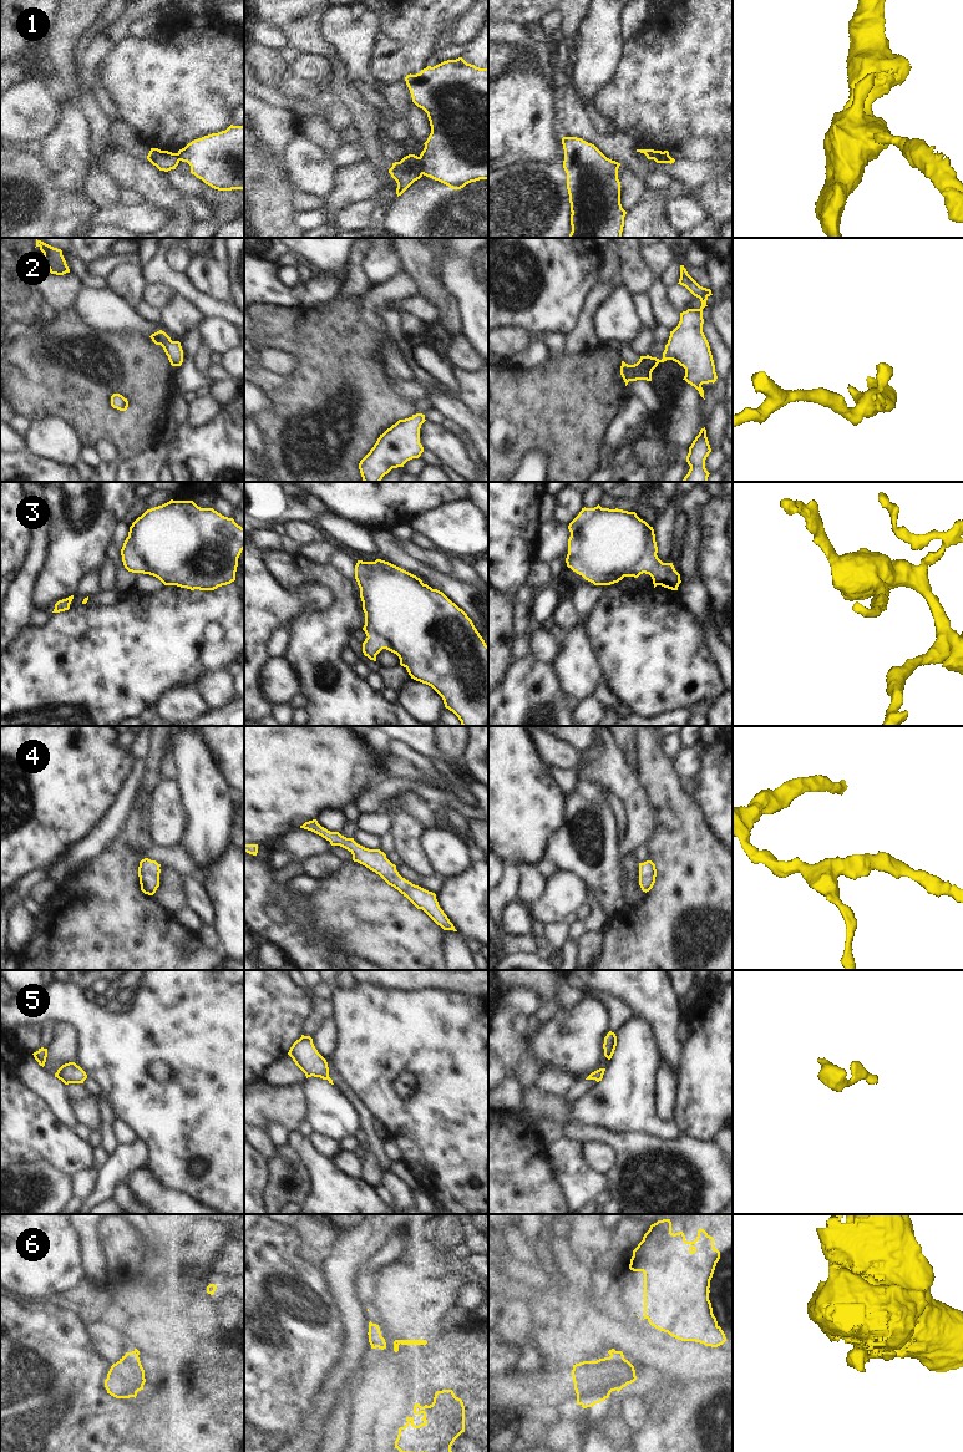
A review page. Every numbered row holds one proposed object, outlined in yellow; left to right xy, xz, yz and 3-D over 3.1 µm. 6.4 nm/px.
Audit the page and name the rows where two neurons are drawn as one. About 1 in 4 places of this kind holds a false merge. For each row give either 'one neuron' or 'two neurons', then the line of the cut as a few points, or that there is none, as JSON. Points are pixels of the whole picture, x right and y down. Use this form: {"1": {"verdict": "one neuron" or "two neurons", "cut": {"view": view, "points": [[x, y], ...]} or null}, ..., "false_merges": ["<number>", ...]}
{"1": {"verdict": "two neurons", "cut": {"view": "xz", "points": [[419, 157], [422, 164], [422, 173]]}}, "2": {"verdict": "one neuron", "cut": null}, "3": {"verdict": "one neuron", "cut": null}, "4": {"verdict": "one neuron", "cut": null}, "5": {"verdict": "one neuron", "cut": null}, "6": {"verdict": "two neurons", "cut": {"view": "yz", "points": [[611, 1355], [623, 1359]]}}, "false_merges": ["1", "6"]}

